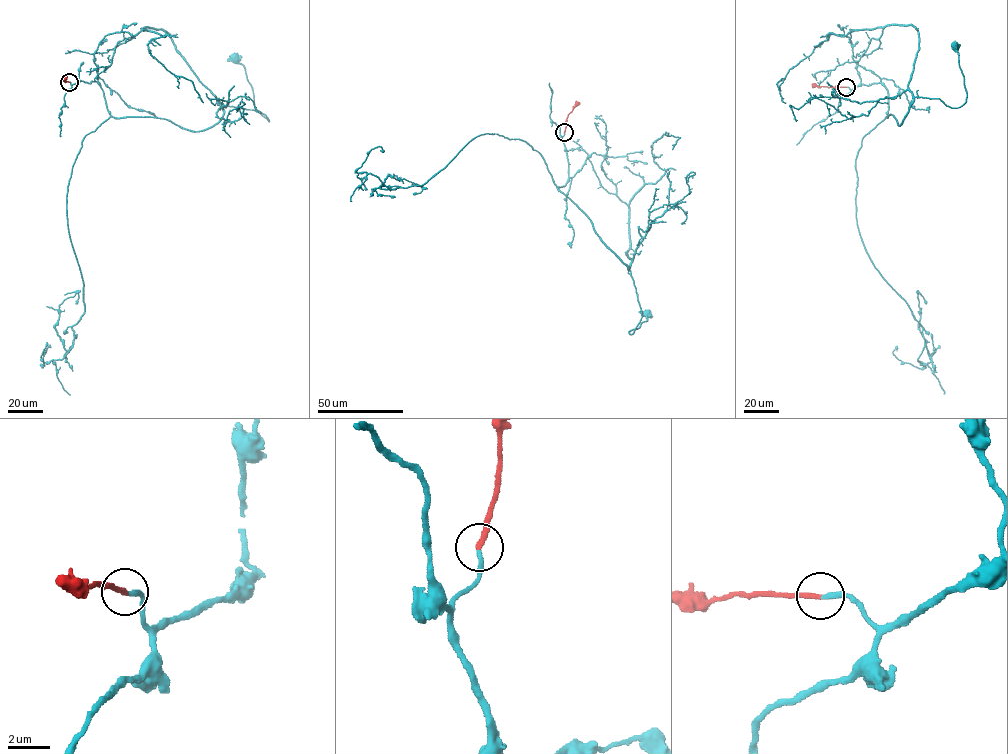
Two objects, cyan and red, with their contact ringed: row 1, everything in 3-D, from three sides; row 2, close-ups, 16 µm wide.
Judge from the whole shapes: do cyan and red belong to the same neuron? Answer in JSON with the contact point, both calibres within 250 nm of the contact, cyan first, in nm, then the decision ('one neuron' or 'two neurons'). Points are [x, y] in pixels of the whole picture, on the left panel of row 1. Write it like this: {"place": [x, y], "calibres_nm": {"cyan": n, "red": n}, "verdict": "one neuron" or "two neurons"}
{"place": [69, 82], "calibres_nm": {"cyan": 200, "red": 240}, "verdict": "one neuron"}

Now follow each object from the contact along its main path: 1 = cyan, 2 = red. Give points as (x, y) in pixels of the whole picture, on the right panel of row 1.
1: (846, 87), (881, 83), (887, 117), (899, 125), (915, 97), (959, 107), (967, 95), (955, 46)
2: (846, 87), (812, 84)

